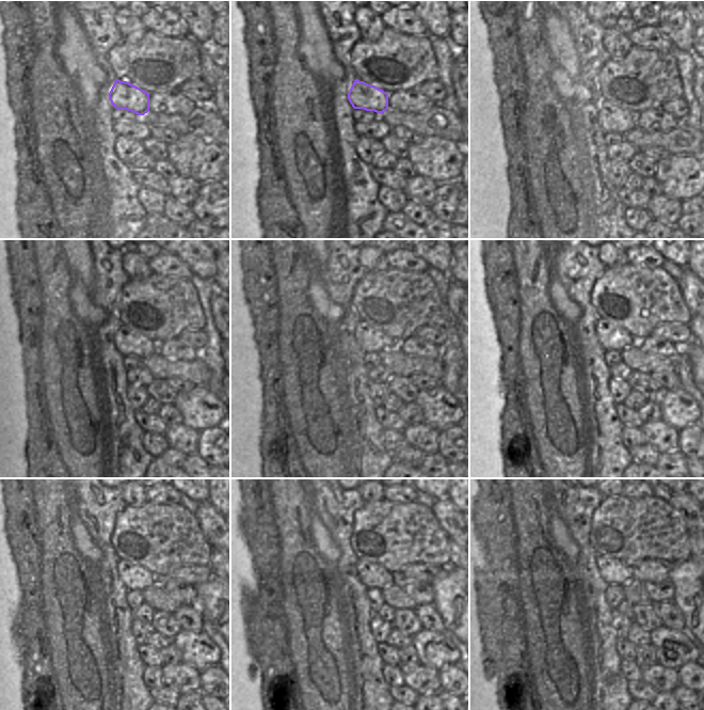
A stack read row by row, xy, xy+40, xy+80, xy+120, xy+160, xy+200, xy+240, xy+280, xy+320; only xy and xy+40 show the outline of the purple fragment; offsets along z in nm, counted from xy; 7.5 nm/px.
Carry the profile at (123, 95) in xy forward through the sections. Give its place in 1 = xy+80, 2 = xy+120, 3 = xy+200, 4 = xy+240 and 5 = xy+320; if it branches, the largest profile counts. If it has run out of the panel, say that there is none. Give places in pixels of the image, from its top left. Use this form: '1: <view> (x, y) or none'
1: xy+80 (603, 101)
2: xy+120 (127, 340)
3: xy+200 (611, 336)
4: xy+240 (134, 577)
5: xy+320 (614, 572)

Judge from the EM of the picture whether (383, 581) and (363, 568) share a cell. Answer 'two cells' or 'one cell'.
one cell

